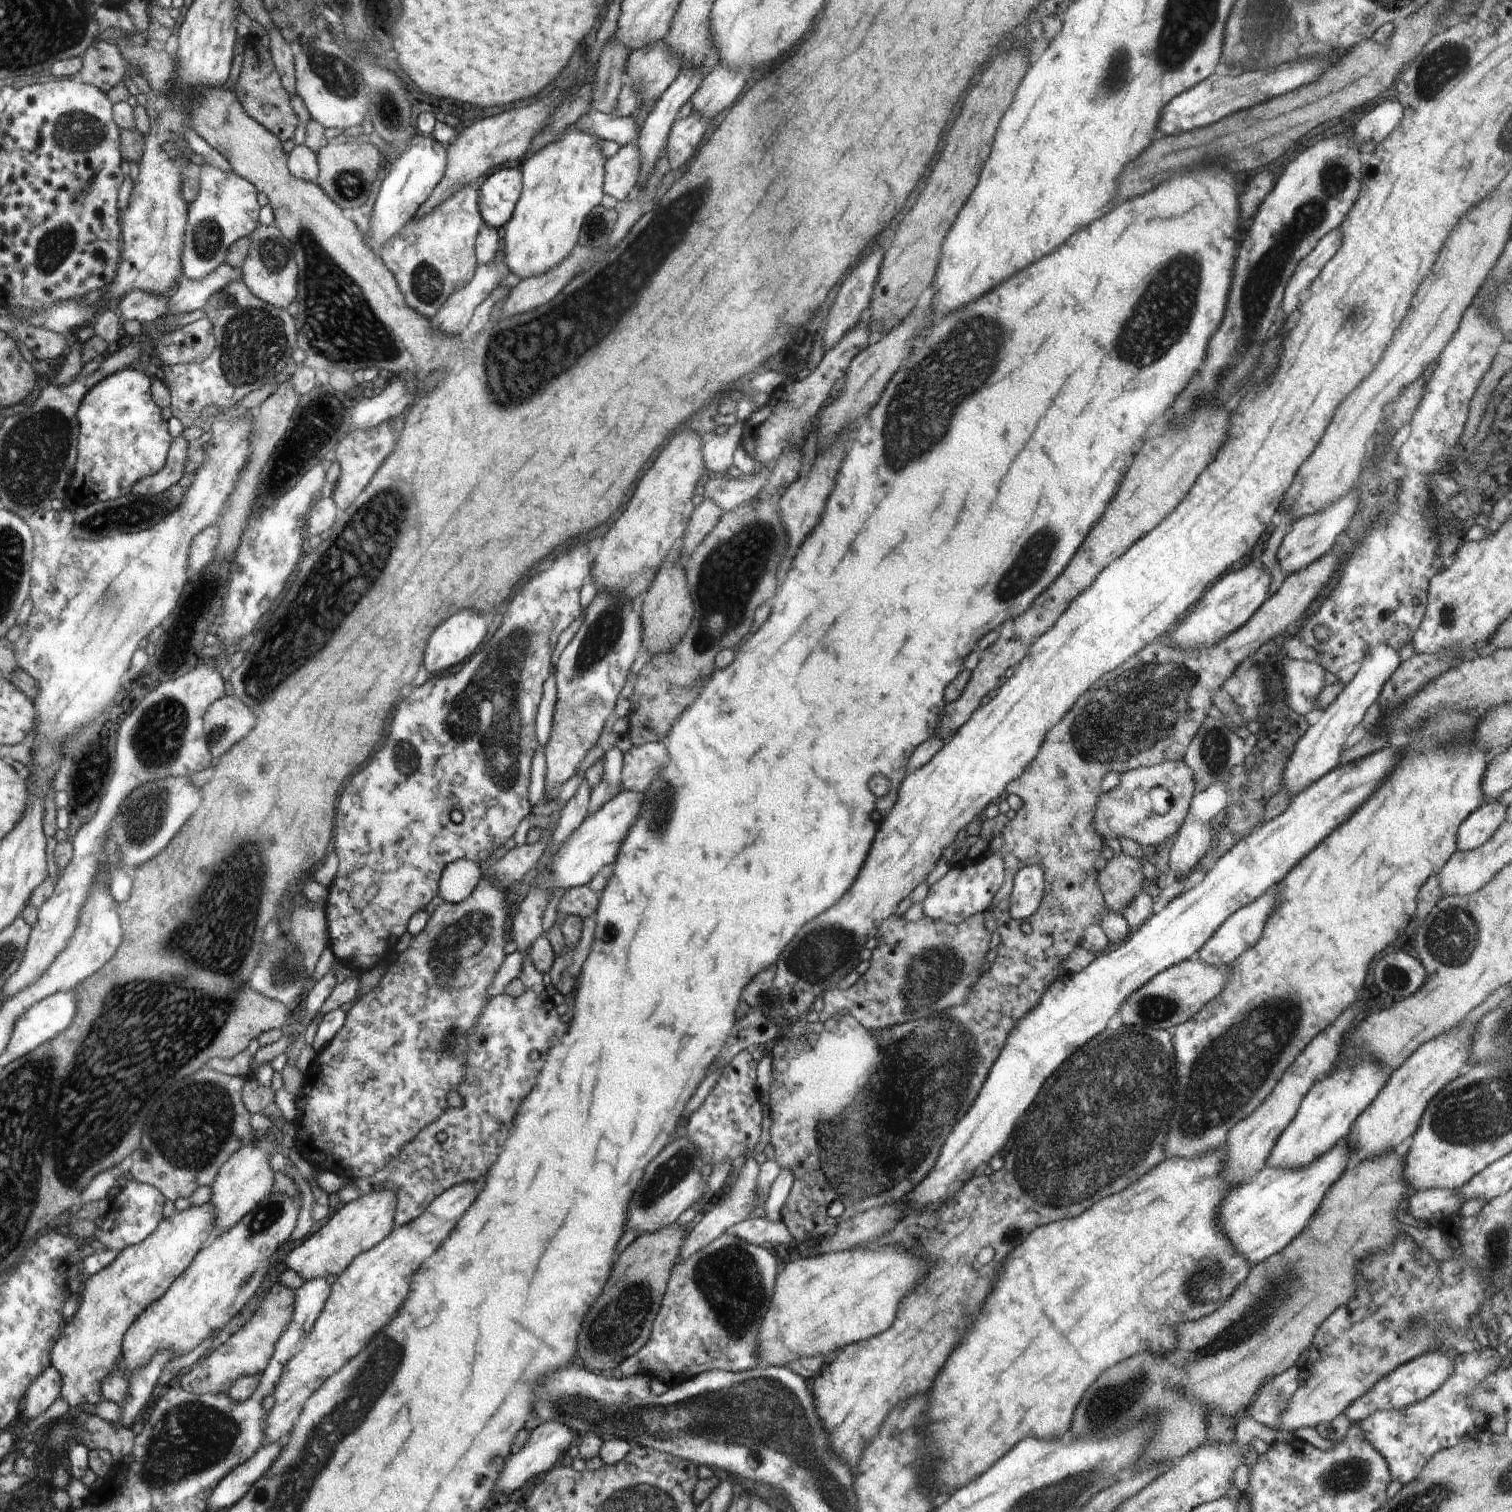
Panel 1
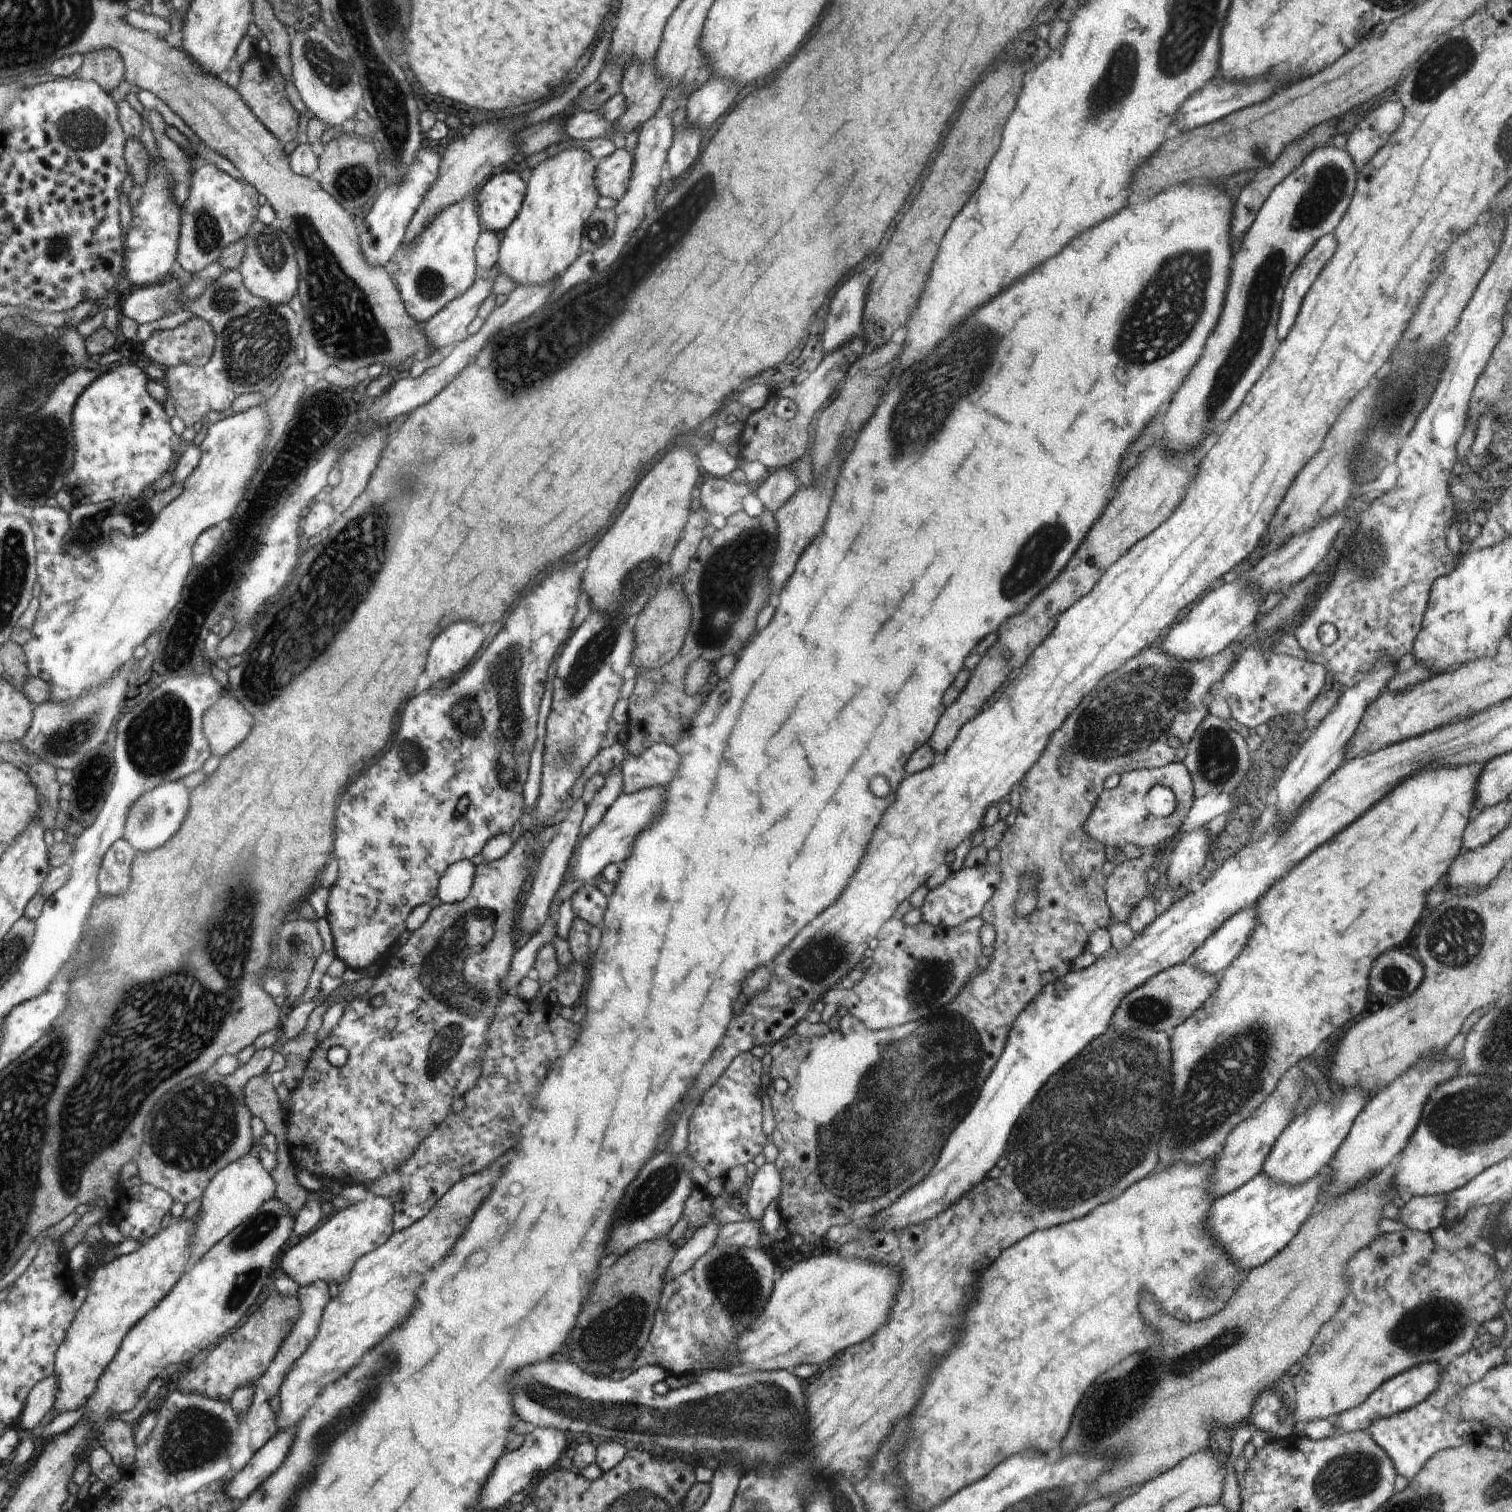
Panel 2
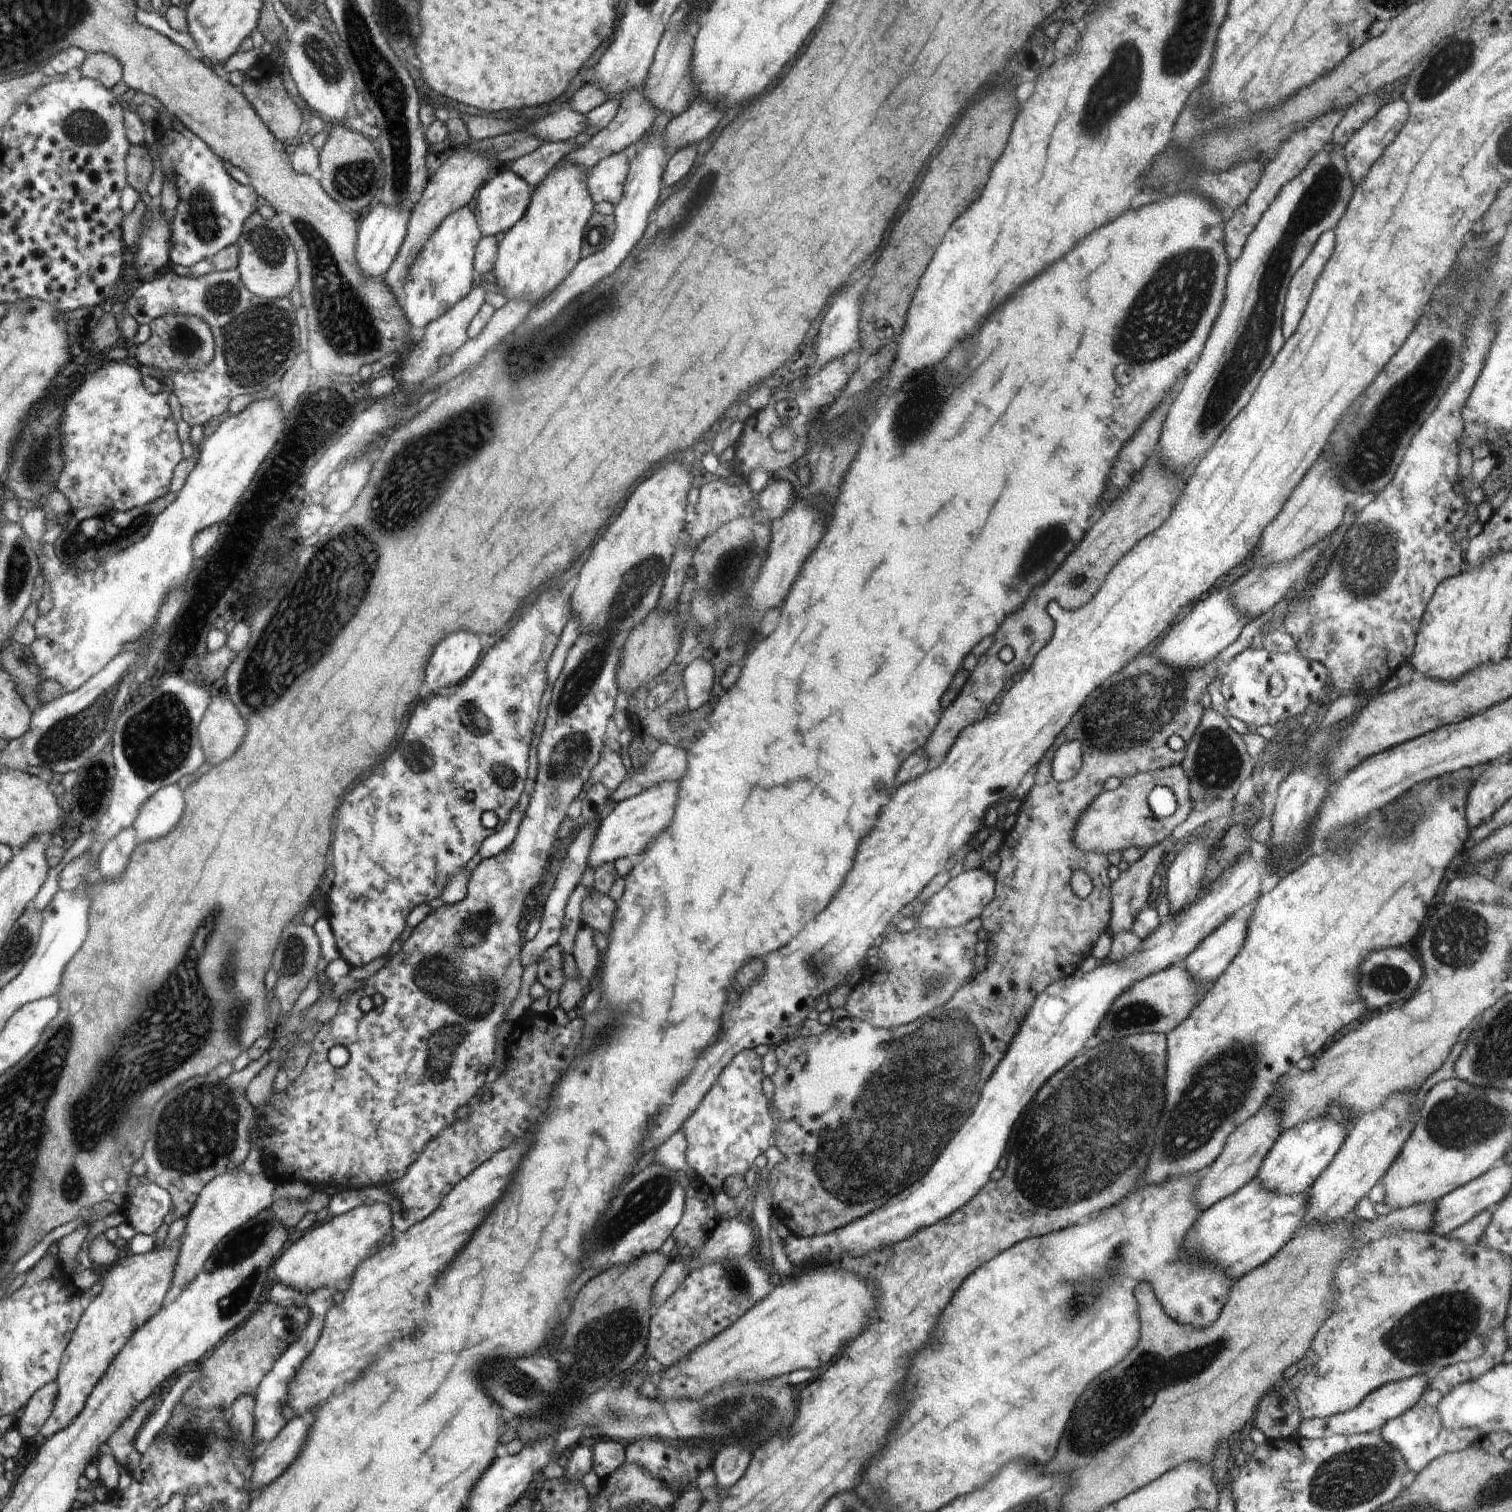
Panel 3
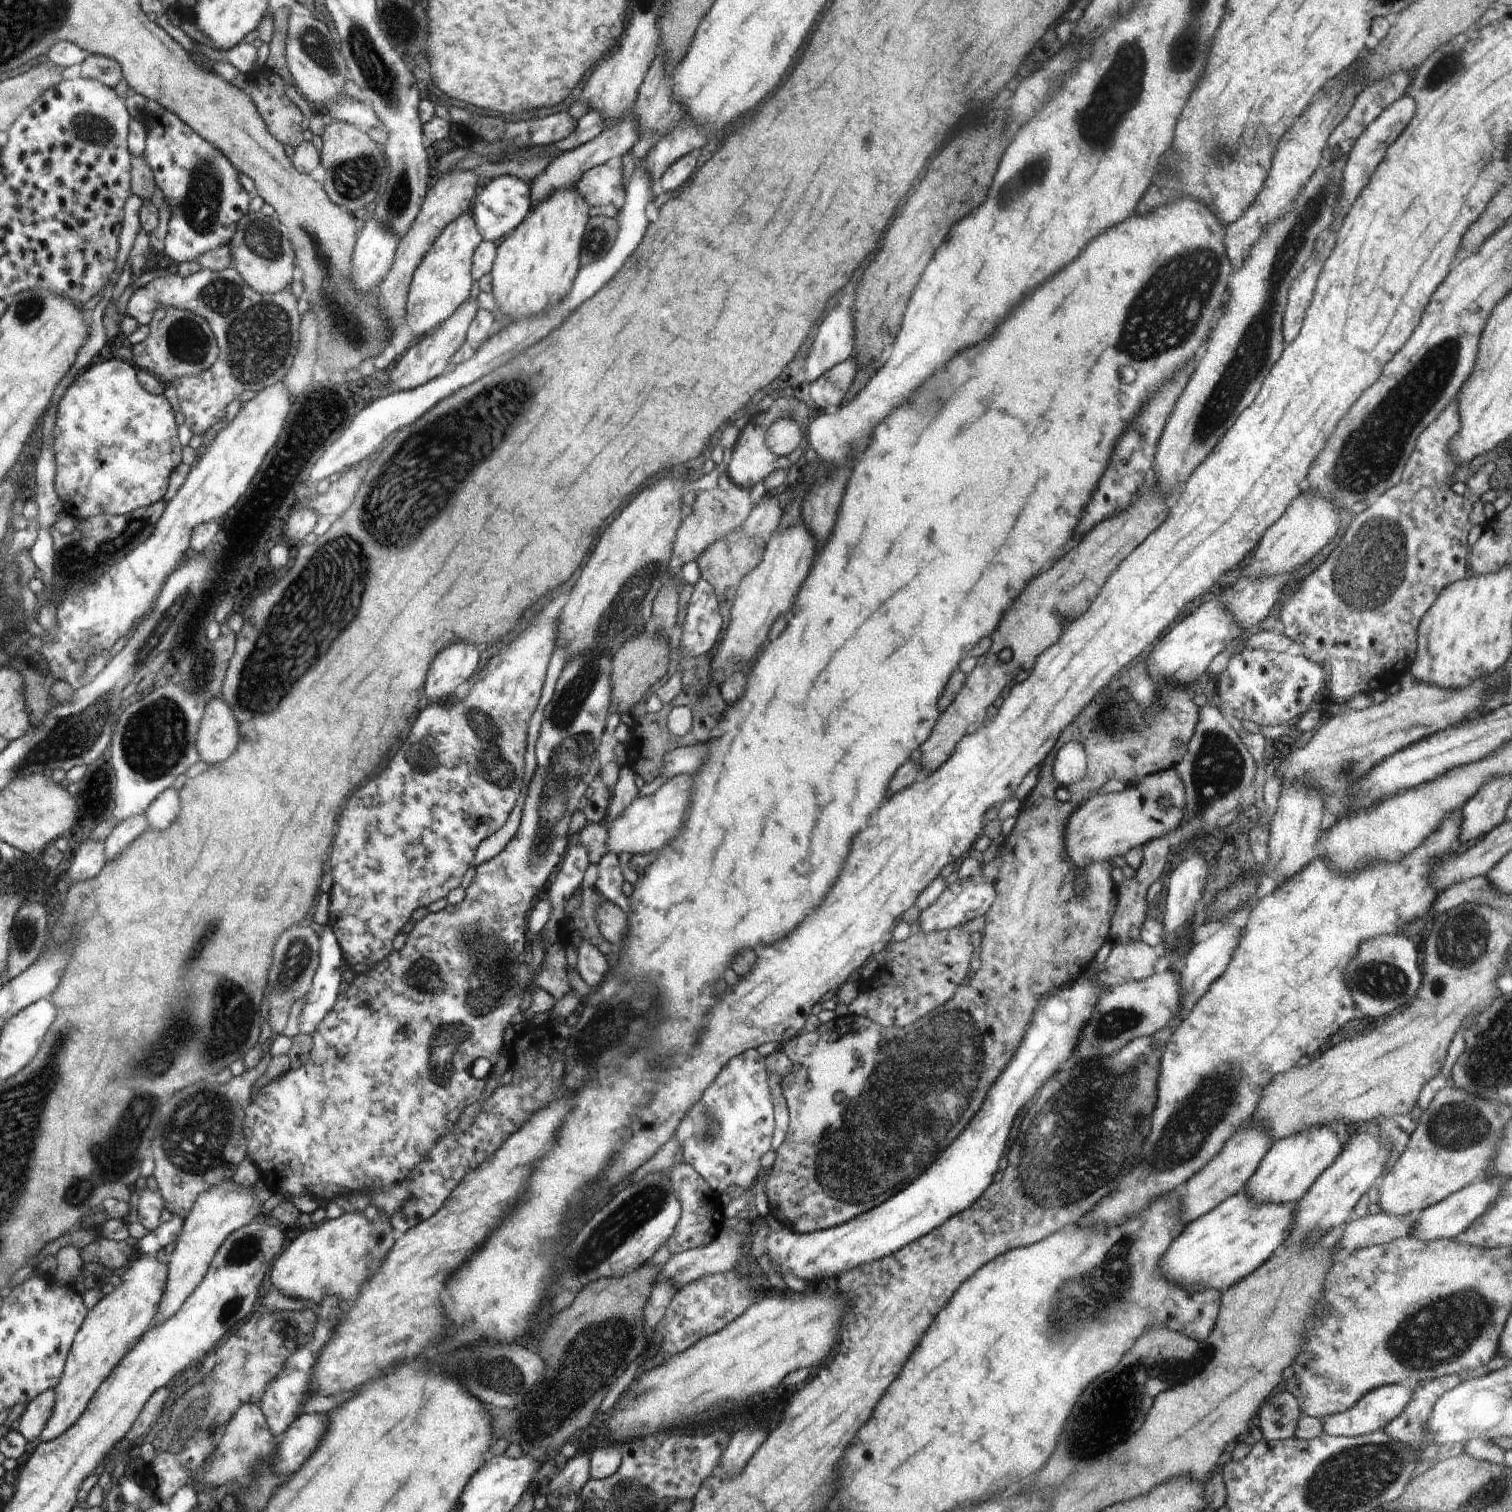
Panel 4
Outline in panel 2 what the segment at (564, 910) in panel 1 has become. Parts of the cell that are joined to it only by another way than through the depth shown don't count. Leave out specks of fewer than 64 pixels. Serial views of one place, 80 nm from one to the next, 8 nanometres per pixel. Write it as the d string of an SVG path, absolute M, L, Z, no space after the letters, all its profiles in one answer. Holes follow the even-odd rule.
M590 882L579 888L573 895L572 908L576 917L584 919L592 926L600 926L609 901L606 896Z

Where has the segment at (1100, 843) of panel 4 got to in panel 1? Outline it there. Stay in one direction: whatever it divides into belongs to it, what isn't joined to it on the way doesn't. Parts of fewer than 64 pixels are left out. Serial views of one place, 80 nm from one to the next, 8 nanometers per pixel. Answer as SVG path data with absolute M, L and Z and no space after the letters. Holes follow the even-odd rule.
M1164 761L1159 765L1152 765L1151 767L1138 767L1127 770L1121 774L1118 786L1112 788L1111 791L1101 793L1099 796L1097 807L1095 808L1095 815L1093 825L1097 833L1104 839L1127 838L1141 844L1142 846L1150 846L1150 844L1157 847L1166 838L1174 836L1177 830L1183 824L1185 818L1189 814L1188 809L1192 797L1197 793L1196 782L1193 779L1193 770L1182 761ZM1154 787L1166 788L1172 795L1172 806L1166 815L1156 815L1153 813L1152 800L1150 800L1149 792Z

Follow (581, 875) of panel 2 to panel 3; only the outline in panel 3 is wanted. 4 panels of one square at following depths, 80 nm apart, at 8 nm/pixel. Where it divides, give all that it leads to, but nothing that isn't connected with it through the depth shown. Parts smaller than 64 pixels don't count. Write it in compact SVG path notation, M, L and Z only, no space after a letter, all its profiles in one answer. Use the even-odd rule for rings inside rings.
M664 781L623 801L615 800L609 814L597 826L588 866L598 868L607 862L614 863L617 858L642 858L655 838L672 824L680 789L678 781Z

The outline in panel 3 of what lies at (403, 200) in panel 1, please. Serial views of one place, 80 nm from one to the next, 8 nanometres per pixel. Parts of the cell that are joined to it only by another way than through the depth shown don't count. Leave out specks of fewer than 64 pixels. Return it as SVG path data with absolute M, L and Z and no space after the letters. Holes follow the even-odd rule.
M381 203L370 209L370 212L363 219L360 229L360 236L357 238L358 264L367 279L384 278L385 274L392 268L397 254L404 244L407 236L409 214L405 207L388 208Z

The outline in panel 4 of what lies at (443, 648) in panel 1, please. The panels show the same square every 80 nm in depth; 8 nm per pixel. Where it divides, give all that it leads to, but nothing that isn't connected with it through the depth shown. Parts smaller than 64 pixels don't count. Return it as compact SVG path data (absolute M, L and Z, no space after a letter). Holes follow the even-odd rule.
M454 644L430 670L430 682L426 682L426 696L430 702L446 700L452 692L466 682L478 666L478 650L470 644Z

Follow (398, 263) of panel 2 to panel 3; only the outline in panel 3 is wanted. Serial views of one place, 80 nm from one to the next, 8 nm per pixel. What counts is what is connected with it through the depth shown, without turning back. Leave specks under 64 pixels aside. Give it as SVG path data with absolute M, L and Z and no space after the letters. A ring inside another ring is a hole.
M474 207L455 210L437 226L417 260L409 268L403 286L401 309L414 331L419 333L470 294L475 269L472 268L472 260L475 260L474 248L480 244L482 237Z

